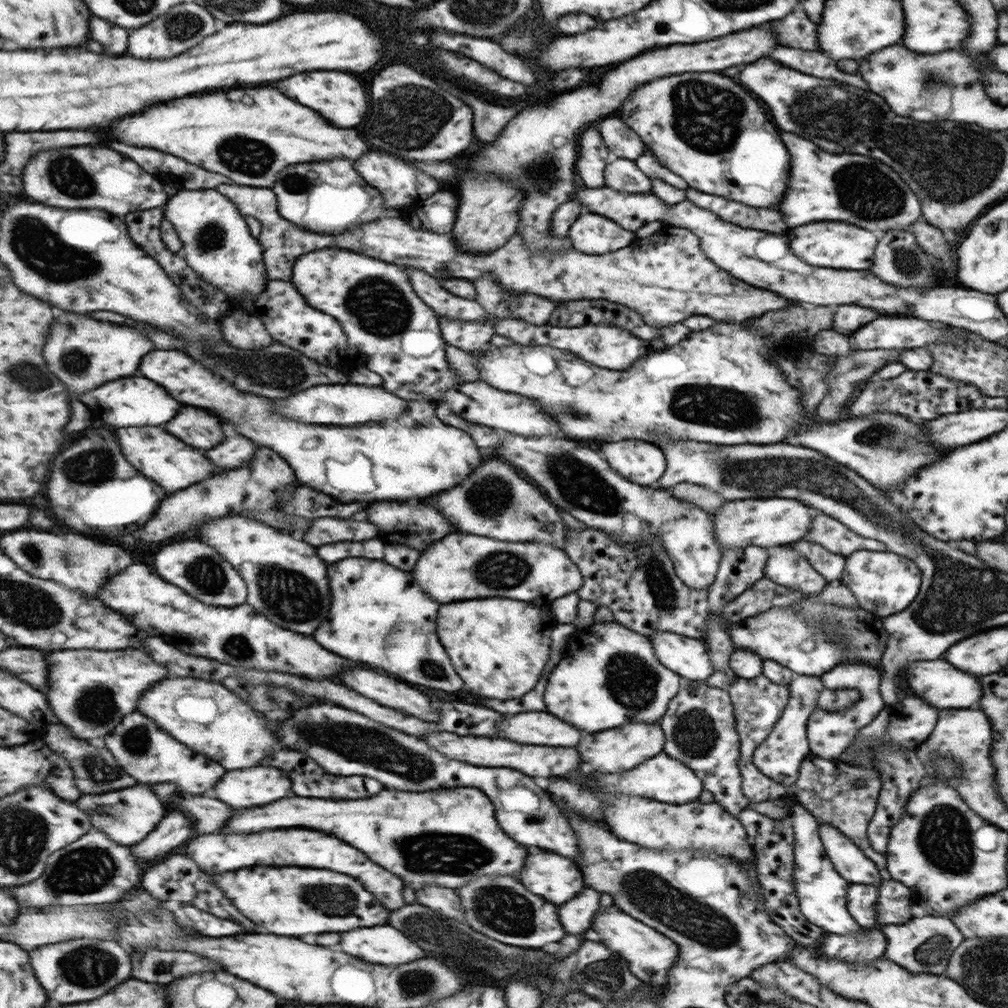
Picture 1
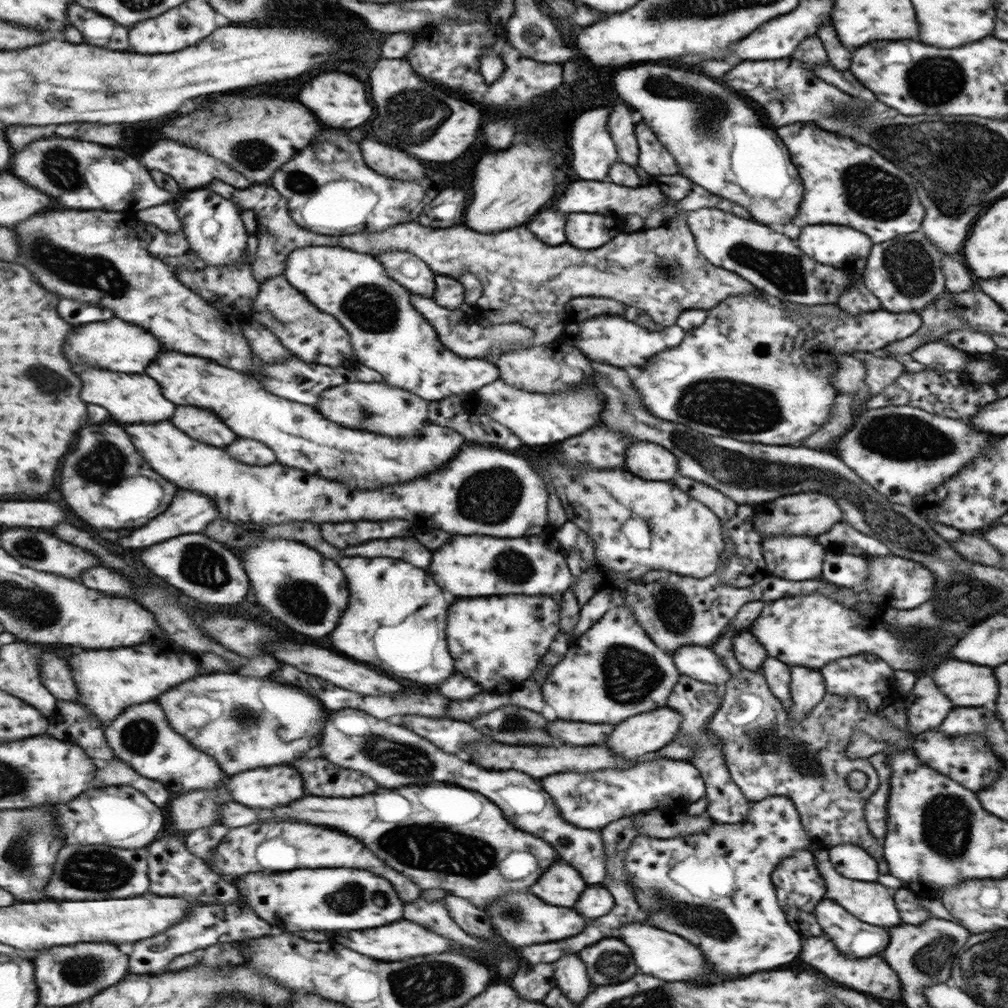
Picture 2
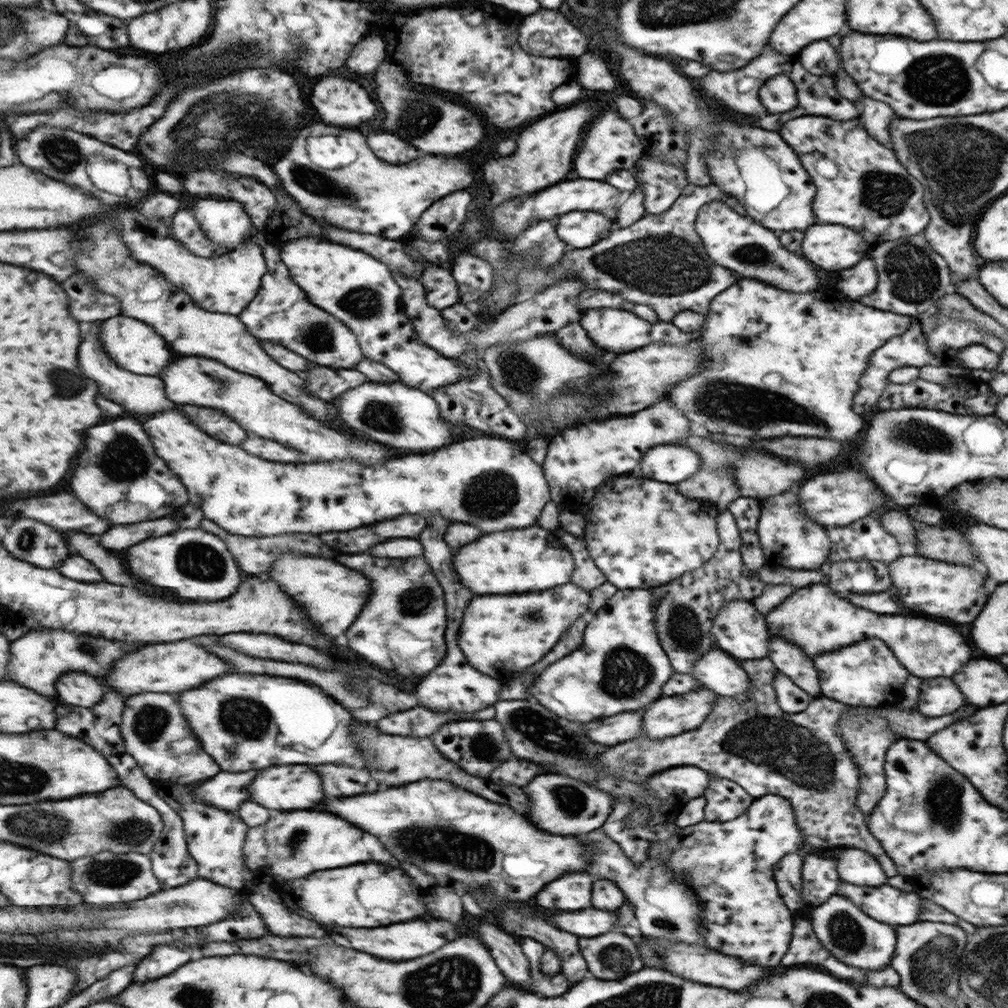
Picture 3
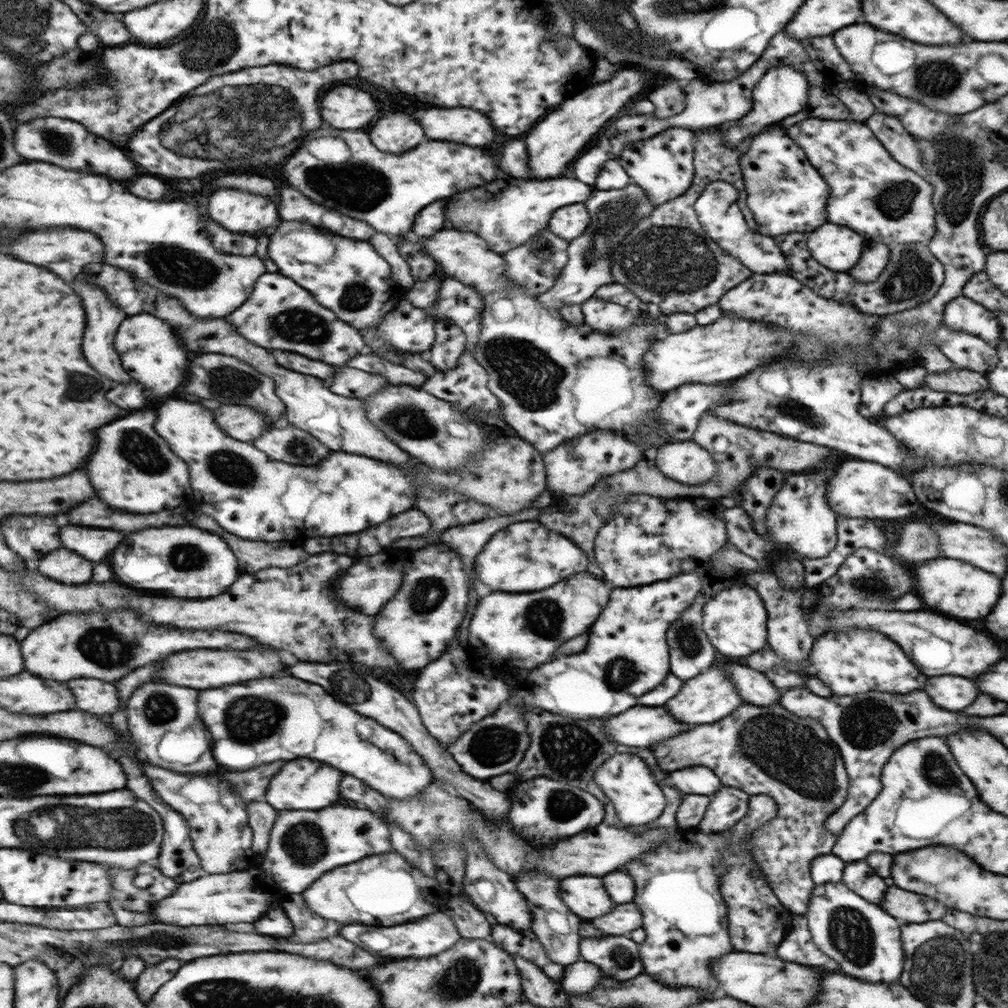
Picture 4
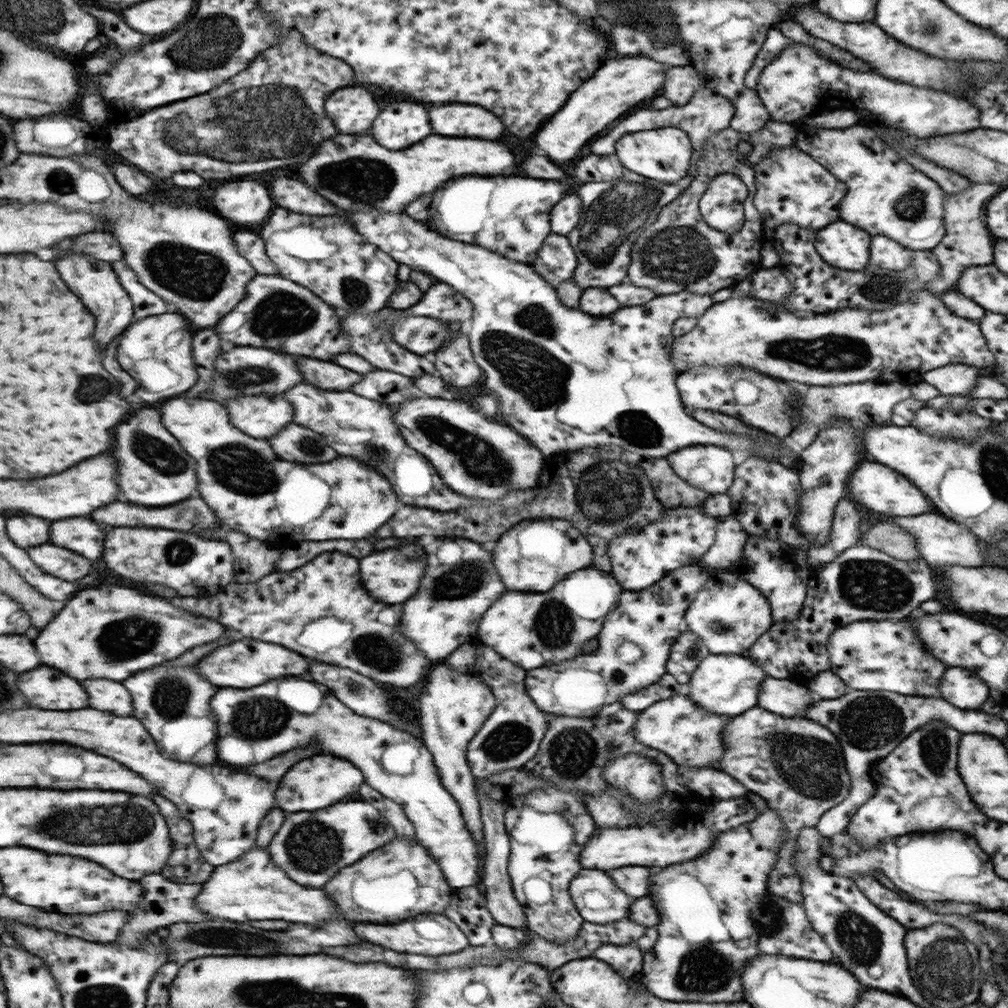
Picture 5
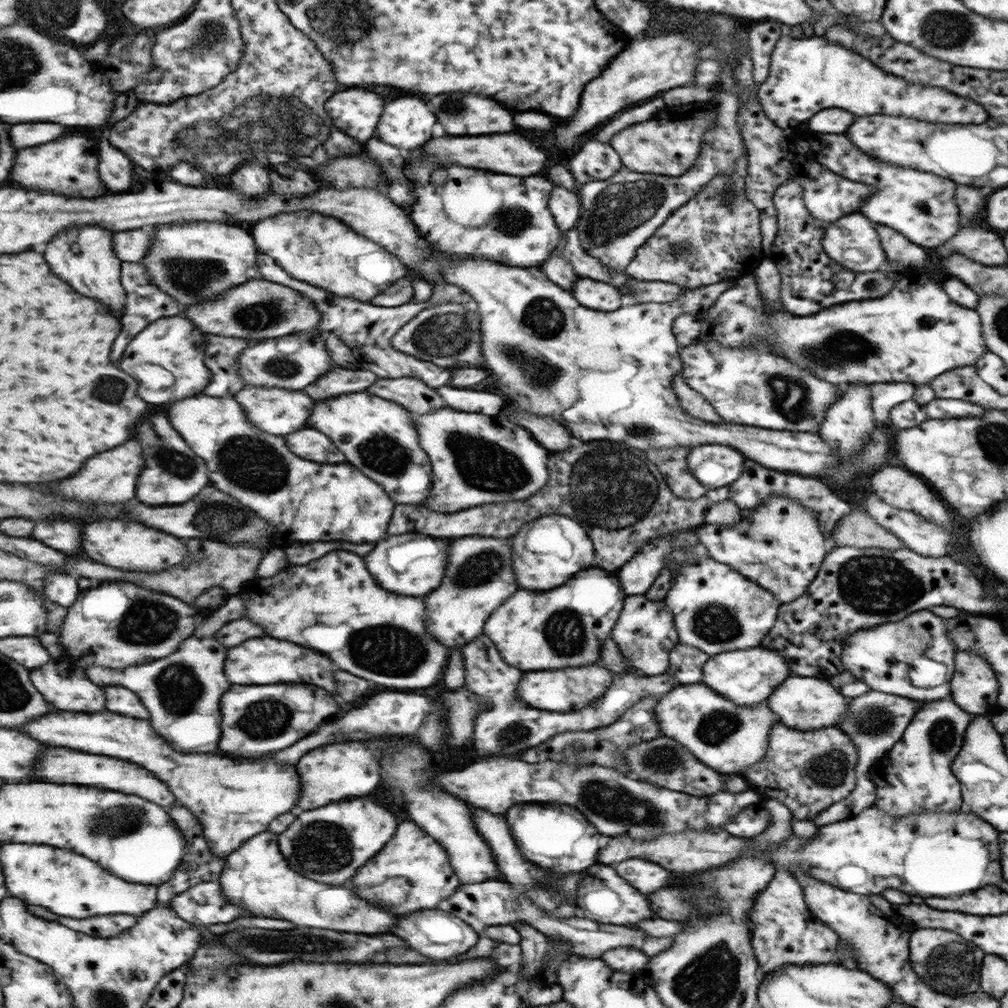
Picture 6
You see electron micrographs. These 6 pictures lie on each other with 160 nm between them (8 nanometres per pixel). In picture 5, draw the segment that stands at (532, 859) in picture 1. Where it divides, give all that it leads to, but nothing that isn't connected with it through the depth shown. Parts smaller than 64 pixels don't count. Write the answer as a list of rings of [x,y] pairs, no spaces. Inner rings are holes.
[[[581,868],[569,882],[569,896],[583,921],[609,924],[629,916],[634,899],[625,896],[609,876],[605,871]]]

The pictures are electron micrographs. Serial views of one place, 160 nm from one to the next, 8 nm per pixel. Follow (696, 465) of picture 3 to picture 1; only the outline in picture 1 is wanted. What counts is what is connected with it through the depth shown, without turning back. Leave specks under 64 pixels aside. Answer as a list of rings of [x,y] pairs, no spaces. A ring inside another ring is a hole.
[[[641,440],[607,442],[599,453],[619,476],[645,487],[653,485],[666,470],[666,457],[657,444]]]

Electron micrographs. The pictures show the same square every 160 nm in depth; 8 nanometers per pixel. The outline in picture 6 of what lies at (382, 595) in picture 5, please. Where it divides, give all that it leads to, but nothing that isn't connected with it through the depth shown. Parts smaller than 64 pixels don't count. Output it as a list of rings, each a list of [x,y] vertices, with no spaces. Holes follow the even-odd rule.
[[[413,534],[389,536],[379,544],[376,544],[377,548],[375,548],[375,550],[373,550],[365,560],[367,560],[367,569],[369,570],[369,573],[375,576],[375,580],[377,580],[378,583],[389,592],[402,596],[425,598],[442,585],[443,577],[447,572],[447,564],[449,564],[449,558],[447,558],[449,550],[447,550],[447,548],[451,548],[451,545],[447,544],[447,542],[441,542],[440,537],[434,538],[433,542],[437,544],[439,554],[435,554],[435,556],[427,556],[427,558],[419,560],[419,564],[415,564],[415,566],[407,568],[407,572],[399,572],[399,568],[389,566],[389,564],[387,564],[387,550],[389,550],[391,546],[401,546],[401,544],[405,544],[405,542],[413,540],[413,538],[415,538]]]

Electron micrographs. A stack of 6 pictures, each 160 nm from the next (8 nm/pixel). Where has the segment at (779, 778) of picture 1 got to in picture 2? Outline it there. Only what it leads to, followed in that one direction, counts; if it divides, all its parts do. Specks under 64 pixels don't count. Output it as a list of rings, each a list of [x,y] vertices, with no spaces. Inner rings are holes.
[[[788,666],[790,672],[790,720],[802,720],[826,694],[822,674],[805,666]]]

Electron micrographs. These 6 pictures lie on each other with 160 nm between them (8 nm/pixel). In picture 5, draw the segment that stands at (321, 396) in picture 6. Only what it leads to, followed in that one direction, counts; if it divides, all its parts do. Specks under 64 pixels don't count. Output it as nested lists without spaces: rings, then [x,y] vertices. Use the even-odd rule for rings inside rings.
[[[299,357],[298,367],[305,374],[307,382],[317,385],[317,388],[349,391],[360,380],[363,380],[362,373],[353,372],[350,368],[332,361]]]

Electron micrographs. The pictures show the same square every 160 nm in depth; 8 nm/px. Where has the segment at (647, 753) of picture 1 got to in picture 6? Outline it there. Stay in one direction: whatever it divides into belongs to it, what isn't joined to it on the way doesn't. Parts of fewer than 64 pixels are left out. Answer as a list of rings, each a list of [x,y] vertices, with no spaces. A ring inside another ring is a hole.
[[[760,645],[754,648],[722,652],[719,653],[719,656],[711,656],[703,663],[703,668],[701,668],[703,676],[700,678],[700,683],[707,685],[707,688],[718,692],[719,696],[730,700],[737,706],[754,706],[754,704],[766,700],[771,691],[779,686],[783,680],[787,680],[790,676],[795,676],[791,673],[791,668],[787,668],[785,664],[789,664],[789,660],[786,660],[785,656],[781,656],[778,650]]]

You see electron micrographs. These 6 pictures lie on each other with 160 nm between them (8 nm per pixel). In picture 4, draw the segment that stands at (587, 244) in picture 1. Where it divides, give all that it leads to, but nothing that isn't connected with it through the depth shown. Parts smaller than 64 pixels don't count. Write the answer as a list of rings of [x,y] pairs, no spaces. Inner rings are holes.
[[[573,204],[571,208],[559,208],[555,212],[555,220],[551,220],[551,228],[548,228],[555,236],[563,240],[573,240],[588,227],[589,216],[583,204]]]

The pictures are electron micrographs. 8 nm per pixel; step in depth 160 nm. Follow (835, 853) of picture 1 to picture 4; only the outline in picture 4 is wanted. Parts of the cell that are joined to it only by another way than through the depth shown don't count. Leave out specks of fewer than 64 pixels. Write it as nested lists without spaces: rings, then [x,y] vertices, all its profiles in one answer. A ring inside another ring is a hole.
[[[865,860],[845,863],[840,880],[857,896],[877,906],[886,891],[883,879],[873,872]]]

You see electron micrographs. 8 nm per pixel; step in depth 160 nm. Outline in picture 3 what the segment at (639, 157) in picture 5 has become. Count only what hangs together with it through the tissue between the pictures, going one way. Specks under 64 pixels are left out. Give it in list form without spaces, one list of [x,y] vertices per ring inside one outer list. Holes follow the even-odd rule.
[[[642,152],[640,158],[633,166],[633,174],[638,182],[637,187],[643,194],[643,208],[646,214],[660,214],[665,212],[674,204],[675,200],[682,195],[683,187],[687,186],[685,181],[684,166],[667,164],[662,158]]]

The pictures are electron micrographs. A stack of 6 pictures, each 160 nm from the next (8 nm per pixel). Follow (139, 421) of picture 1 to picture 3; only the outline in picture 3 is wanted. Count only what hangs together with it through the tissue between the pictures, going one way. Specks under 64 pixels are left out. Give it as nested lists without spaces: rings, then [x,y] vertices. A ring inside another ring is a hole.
[[[95,322],[91,332],[87,334],[87,338],[83,342],[81,352],[79,352],[79,366],[83,368],[85,376],[89,376],[91,380],[95,380],[99,384],[99,392],[105,398],[125,406],[125,410],[129,414],[135,414],[135,416],[153,416],[153,414],[159,414],[163,410],[177,408],[177,404],[173,404],[165,396],[165,382],[161,378],[157,378],[157,376],[137,376],[133,372],[127,372],[106,353],[103,342],[97,336],[99,328],[101,328],[101,322]]]

